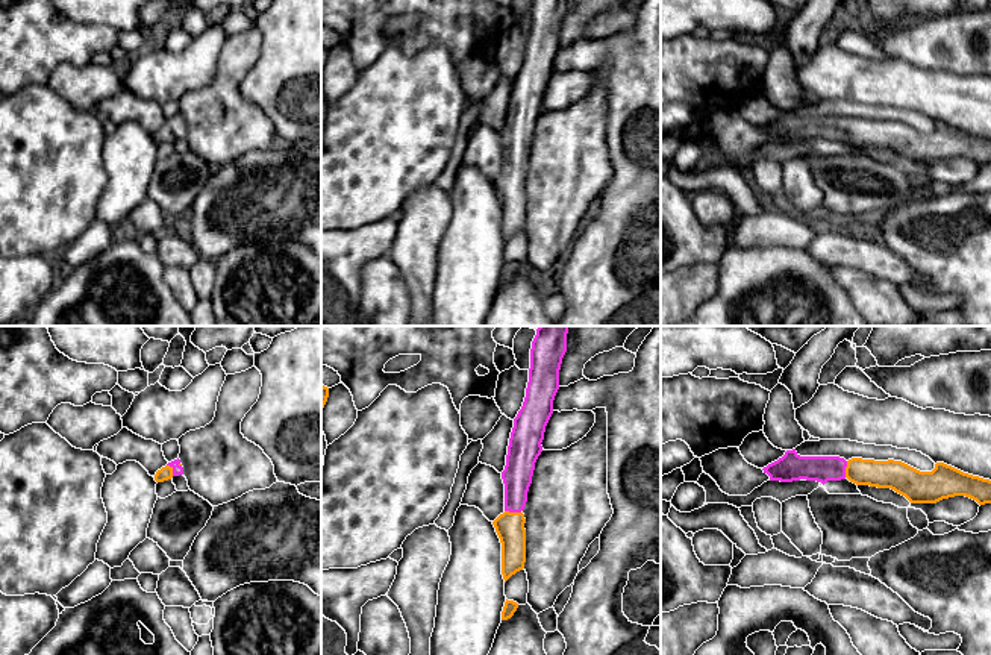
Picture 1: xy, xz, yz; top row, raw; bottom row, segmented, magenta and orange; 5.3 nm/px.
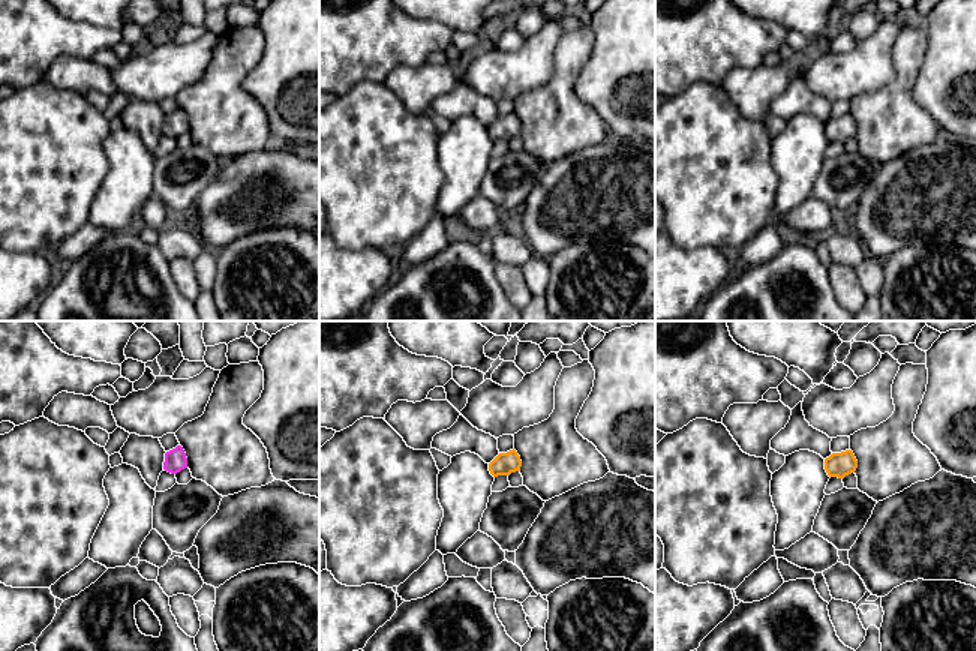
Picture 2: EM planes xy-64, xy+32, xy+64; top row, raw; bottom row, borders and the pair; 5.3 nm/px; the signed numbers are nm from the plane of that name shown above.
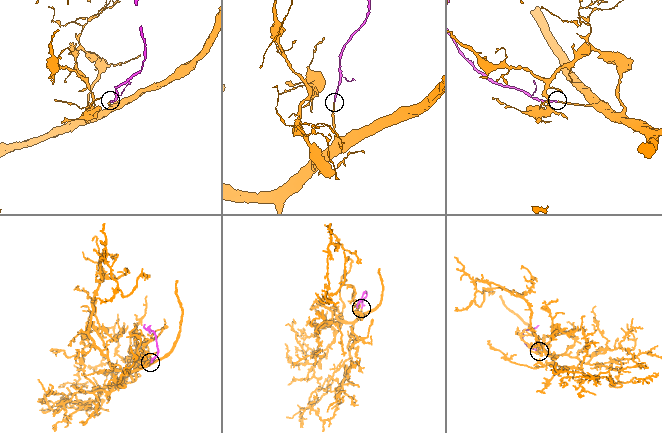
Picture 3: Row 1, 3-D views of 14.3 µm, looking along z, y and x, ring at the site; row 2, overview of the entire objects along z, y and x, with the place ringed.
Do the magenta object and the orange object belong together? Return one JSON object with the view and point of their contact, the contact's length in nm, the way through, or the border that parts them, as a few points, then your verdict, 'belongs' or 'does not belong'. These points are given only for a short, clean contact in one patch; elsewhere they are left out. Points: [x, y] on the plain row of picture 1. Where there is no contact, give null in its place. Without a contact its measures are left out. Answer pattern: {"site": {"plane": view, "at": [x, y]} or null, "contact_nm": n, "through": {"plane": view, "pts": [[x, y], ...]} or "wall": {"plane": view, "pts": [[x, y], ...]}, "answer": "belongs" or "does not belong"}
{"site": {"plane": "xz", "at": [512, 172]}, "contact_nm": 90, "through": {"plane": "xz", "pts": [[517, 137], [512, 172], [509, 187]]}, "answer": "belongs"}

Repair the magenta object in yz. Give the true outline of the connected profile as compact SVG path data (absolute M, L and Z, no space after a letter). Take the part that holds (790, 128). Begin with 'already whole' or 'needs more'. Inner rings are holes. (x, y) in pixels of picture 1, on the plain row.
needs more; M796 109L762 129L770 141L827 141L849 139L856 146L891 149L911 164L936 164L943 159L965 156L979 165L991 164L991 141L964 133L944 123L932 132L920 132L902 121L874 121L839 117L800 117Z

